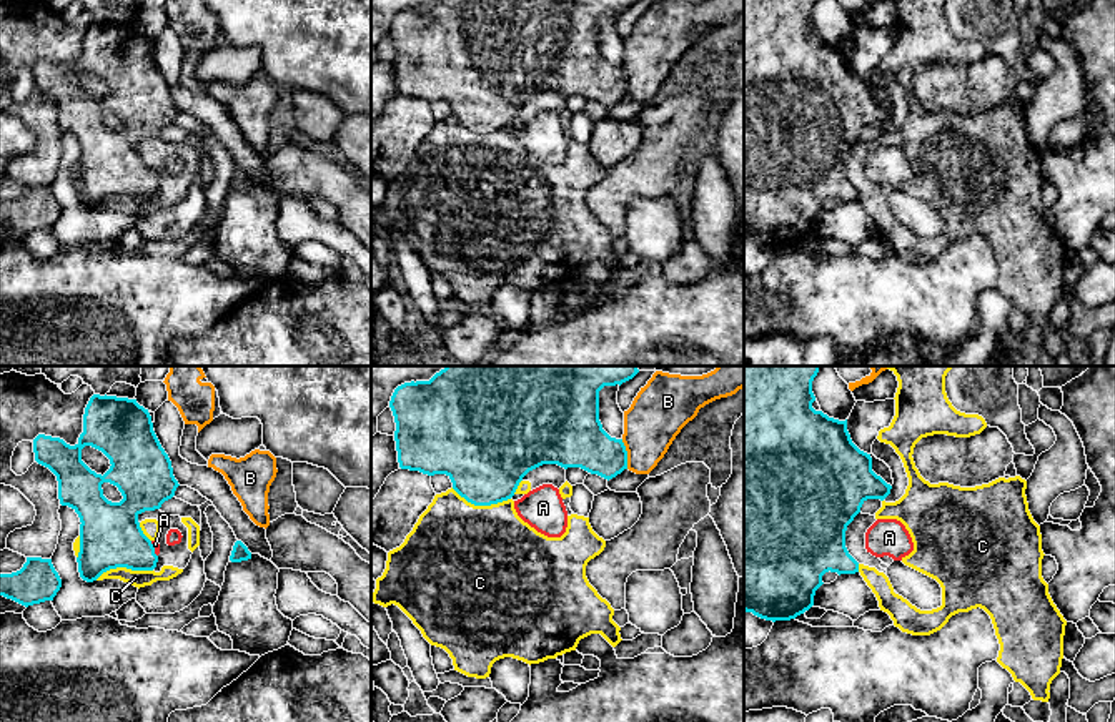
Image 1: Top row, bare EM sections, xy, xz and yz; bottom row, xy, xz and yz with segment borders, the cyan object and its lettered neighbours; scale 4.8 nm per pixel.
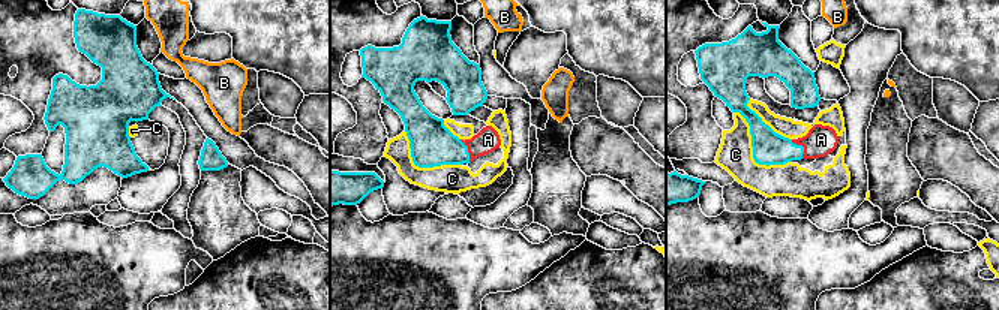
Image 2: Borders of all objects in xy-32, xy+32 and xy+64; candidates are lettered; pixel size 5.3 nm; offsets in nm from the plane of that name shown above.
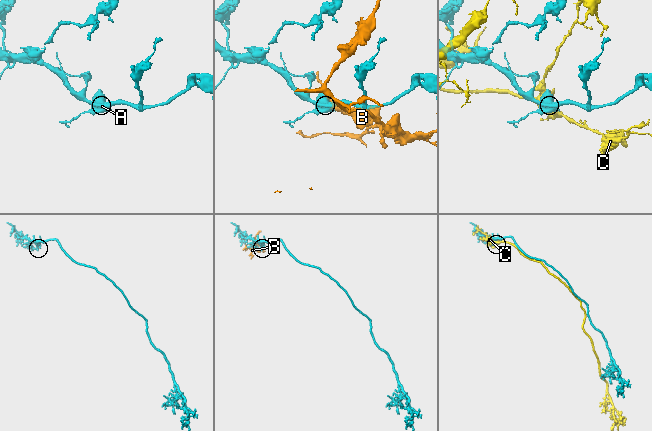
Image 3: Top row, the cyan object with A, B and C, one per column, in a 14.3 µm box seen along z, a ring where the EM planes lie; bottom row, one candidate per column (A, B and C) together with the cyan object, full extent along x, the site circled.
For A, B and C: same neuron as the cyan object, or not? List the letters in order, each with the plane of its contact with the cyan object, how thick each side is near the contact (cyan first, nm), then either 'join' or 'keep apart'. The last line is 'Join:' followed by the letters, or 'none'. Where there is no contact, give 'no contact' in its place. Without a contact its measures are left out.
A: contact in xy; calibres 300 and 30 nm; join
B: contact in xz; calibres 260 and 280 nm; keep apart
C: contact in xz; calibres 420 and 500 nm; keep apart
Join: A

